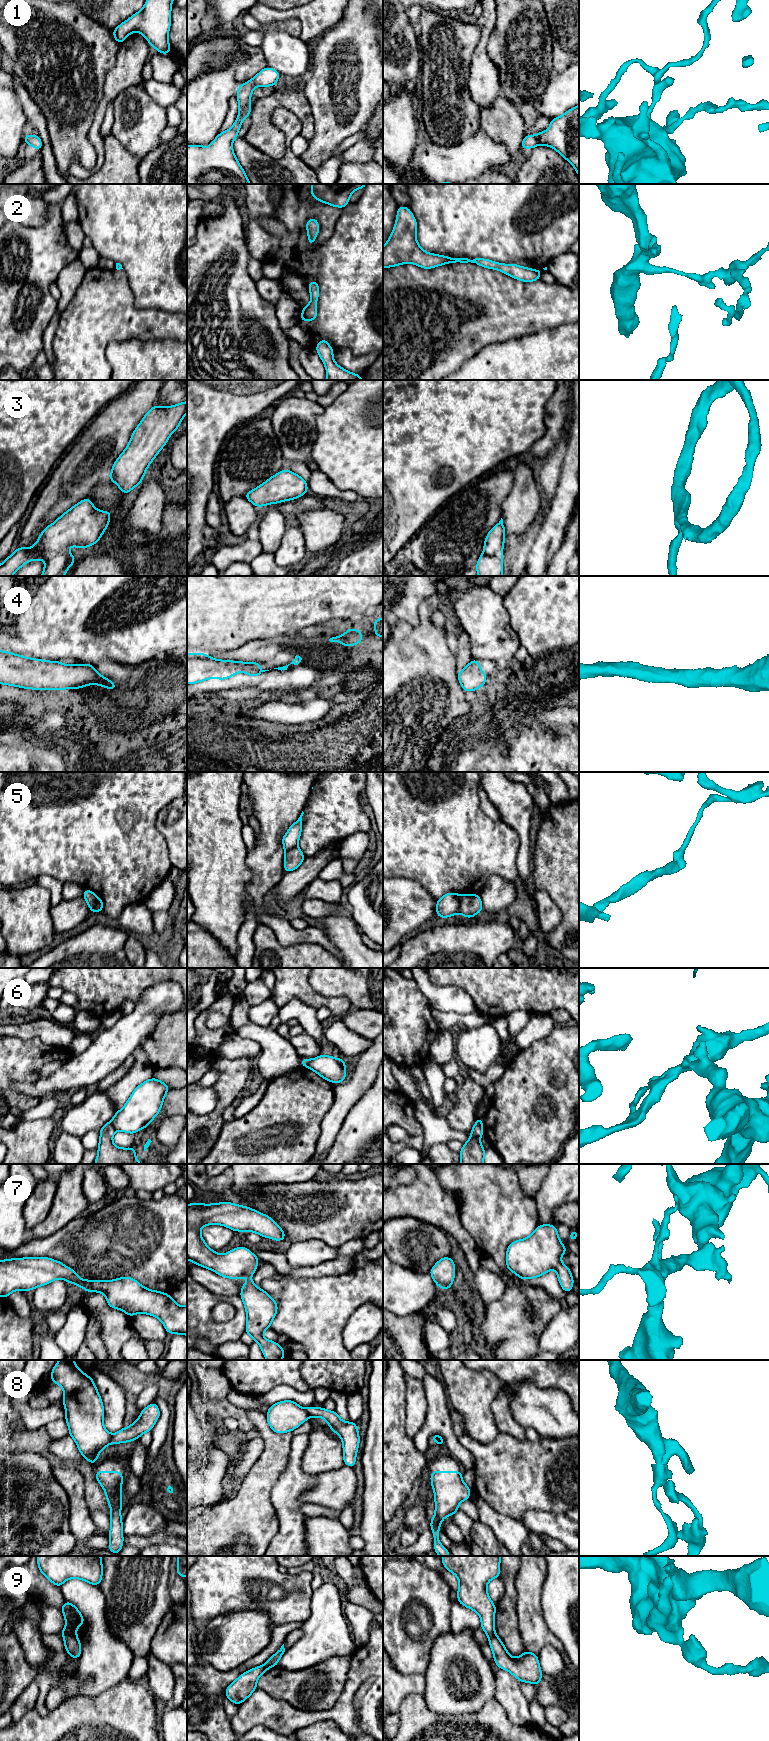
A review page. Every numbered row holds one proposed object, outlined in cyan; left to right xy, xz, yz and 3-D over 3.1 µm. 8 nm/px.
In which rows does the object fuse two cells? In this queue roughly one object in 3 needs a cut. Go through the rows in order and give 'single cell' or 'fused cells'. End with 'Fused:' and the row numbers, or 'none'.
1: single cell
2: single cell
3: single cell
4: single cell
5: fused cells
6: fused cells
7: single cell
8: fused cells
9: fused cells
Fused: 5, 6, 8, 9

